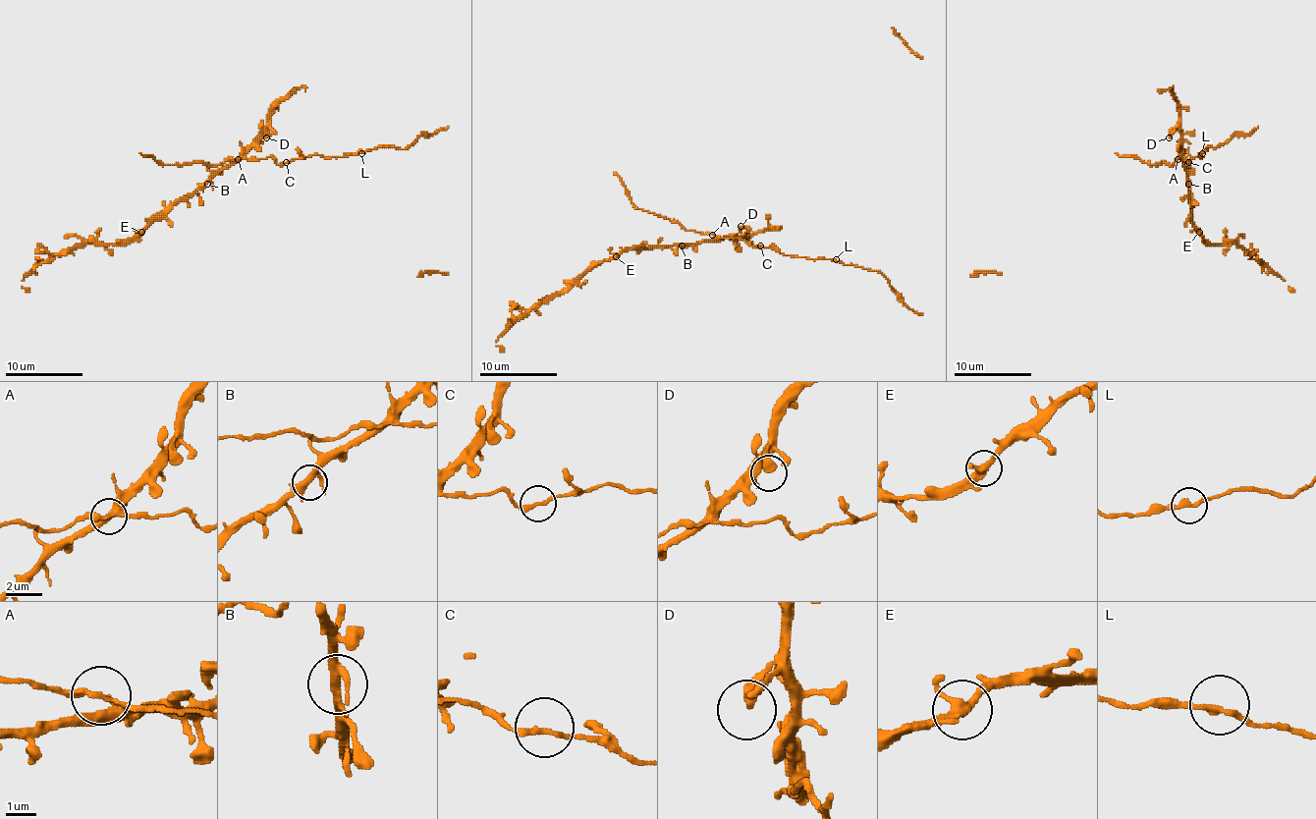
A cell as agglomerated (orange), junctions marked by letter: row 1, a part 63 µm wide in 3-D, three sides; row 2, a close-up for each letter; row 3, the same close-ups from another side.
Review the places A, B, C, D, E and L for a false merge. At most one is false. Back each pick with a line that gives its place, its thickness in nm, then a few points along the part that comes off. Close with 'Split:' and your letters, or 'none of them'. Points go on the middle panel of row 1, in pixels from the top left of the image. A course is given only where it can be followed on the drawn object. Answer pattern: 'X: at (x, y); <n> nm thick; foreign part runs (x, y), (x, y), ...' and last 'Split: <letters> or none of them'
Split: none of them

